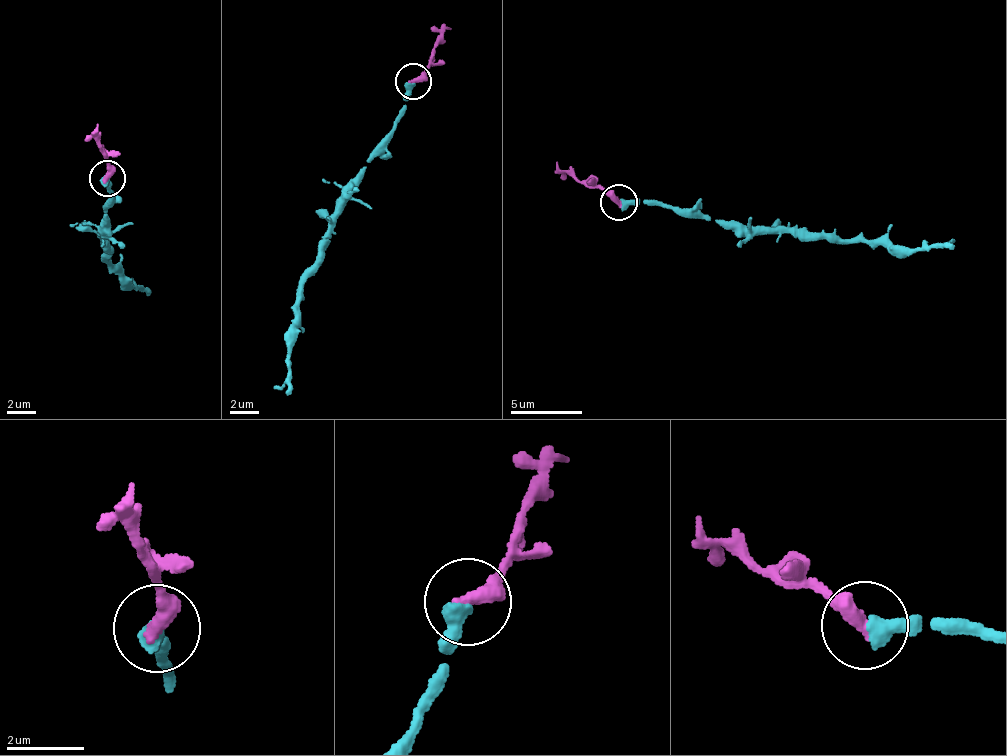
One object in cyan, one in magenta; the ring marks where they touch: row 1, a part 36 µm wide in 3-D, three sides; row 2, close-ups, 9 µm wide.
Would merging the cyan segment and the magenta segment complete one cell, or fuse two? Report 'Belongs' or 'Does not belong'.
Belongs

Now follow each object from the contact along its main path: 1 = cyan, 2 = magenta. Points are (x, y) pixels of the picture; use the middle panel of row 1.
1: (412, 82), (399, 122), (365, 161), (362, 182), (328, 233), (324, 261), (301, 286), (290, 373), (275, 388)
2: (412, 82), (428, 66), (438, 36), (451, 28)

